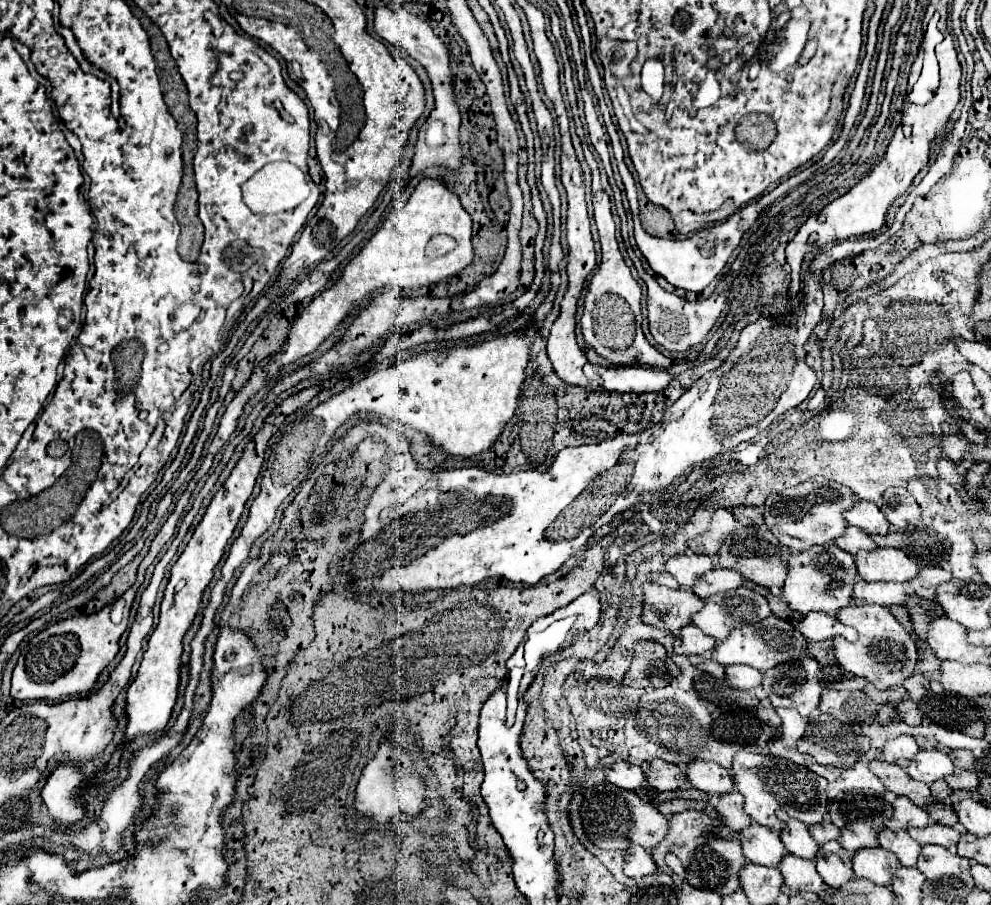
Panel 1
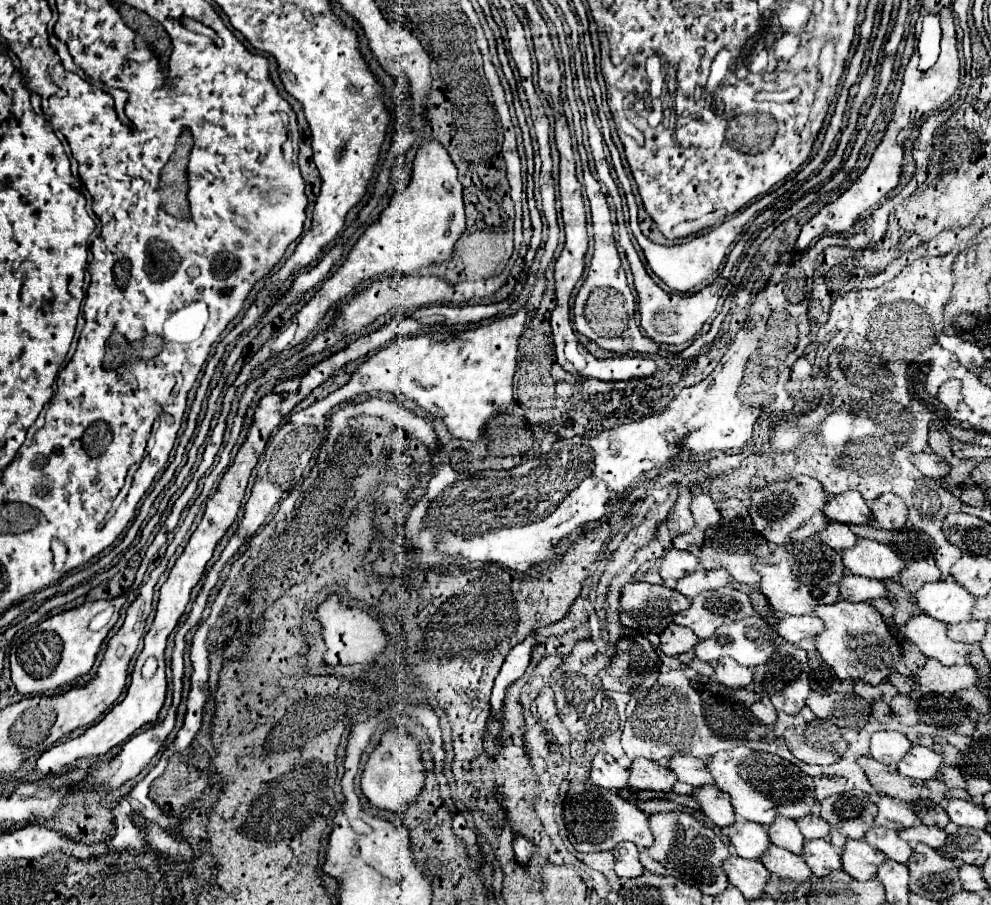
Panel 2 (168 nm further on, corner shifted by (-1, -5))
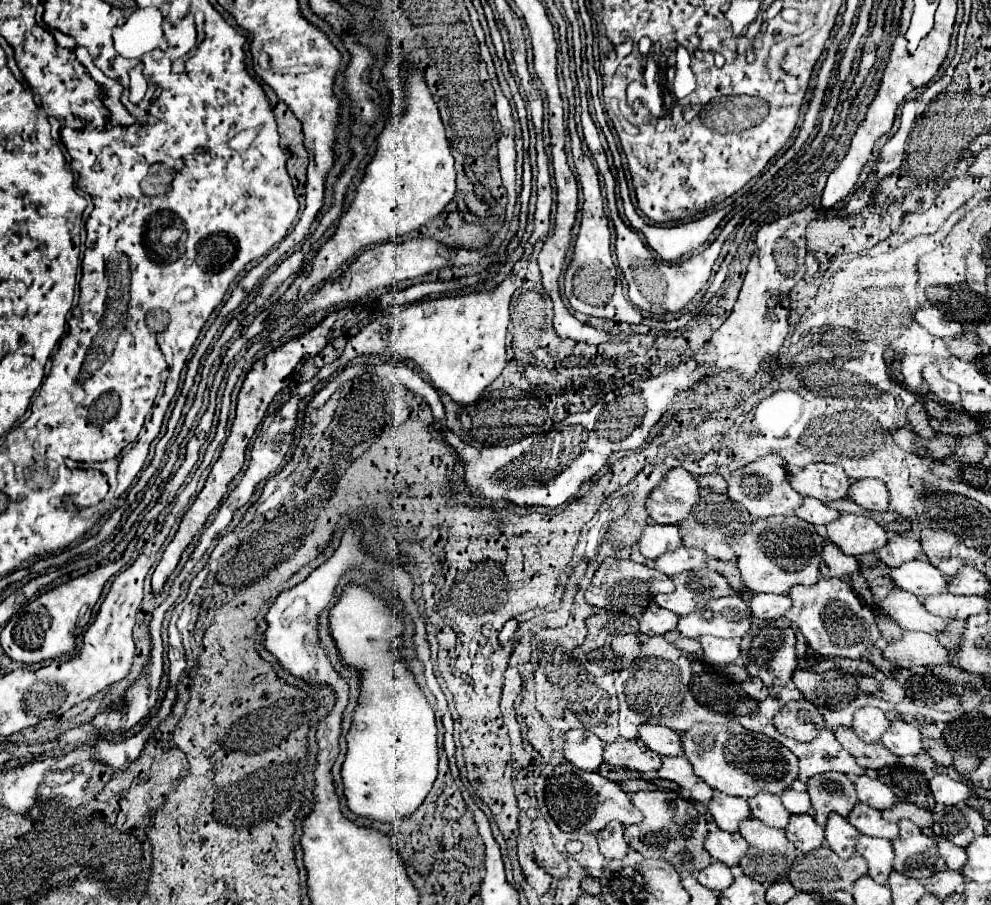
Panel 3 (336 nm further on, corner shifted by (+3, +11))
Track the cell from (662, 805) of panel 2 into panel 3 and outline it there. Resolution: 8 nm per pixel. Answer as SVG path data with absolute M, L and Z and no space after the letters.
M638 778L638 780L624 780L624 782L620 782L620 788L622 788L624 792L632 794L632 792L640 792L640 790L656 790L658 786L652 784L652 782L648 782L648 780Z

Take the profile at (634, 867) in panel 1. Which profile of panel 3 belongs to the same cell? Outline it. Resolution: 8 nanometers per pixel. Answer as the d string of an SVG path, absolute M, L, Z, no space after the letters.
M610 822L604 830L598 832L598 846L600 852L606 858L614 858L614 860L622 860L626 856L628 842L624 840L624 826L620 822Z

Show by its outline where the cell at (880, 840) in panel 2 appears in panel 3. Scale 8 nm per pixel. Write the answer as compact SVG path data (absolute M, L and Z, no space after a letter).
M862 802L856 804L854 812L848 816L848 822L866 836L886 838L886 840L894 840L898 836L898 824L886 822L880 810L868 808L868 804Z

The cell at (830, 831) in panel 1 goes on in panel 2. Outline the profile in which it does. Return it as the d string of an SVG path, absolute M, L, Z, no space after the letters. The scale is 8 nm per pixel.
M818 804L812 808L812 812L800 820L796 820L802 836L806 840L812 840L812 838L826 838L828 836L828 824L820 818L818 814Z

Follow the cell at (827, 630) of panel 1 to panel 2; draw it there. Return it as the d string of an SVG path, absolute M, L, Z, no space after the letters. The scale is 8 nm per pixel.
M778 616L774 628L786 642L798 644L804 638L810 638L822 632L824 624L816 616Z

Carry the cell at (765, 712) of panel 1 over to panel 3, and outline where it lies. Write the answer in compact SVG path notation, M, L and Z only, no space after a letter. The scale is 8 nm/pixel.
M749 678L741 685L748 697L754 698L758 702L762 702L762 700L768 698L768 688L760 682L759 678Z

